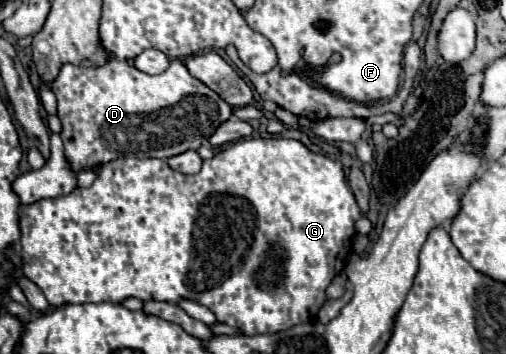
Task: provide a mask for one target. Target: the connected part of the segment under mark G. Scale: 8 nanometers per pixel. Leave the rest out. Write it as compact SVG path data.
M245 138L239 140L211 160L203 162L201 172L185 176L173 172L165 160L157 158L119 158L107 162L99 170L99 178L89 188L75 188L69 196L37 200L35 204L21 208L21 272L25 278L35 282L45 294L51 306L63 304L85 304L85 302L123 302L131 296L147 300L175 302L179 298L199 302L207 306L219 322L239 328L243 334L273 334L279 330L293 328L303 322L313 322L319 308L325 304L325 288L331 284L335 274L345 268L351 252L351 240L355 236L355 222L361 218L357 200L349 188L341 162L335 162L323 154L309 152L301 142L287 138Z

